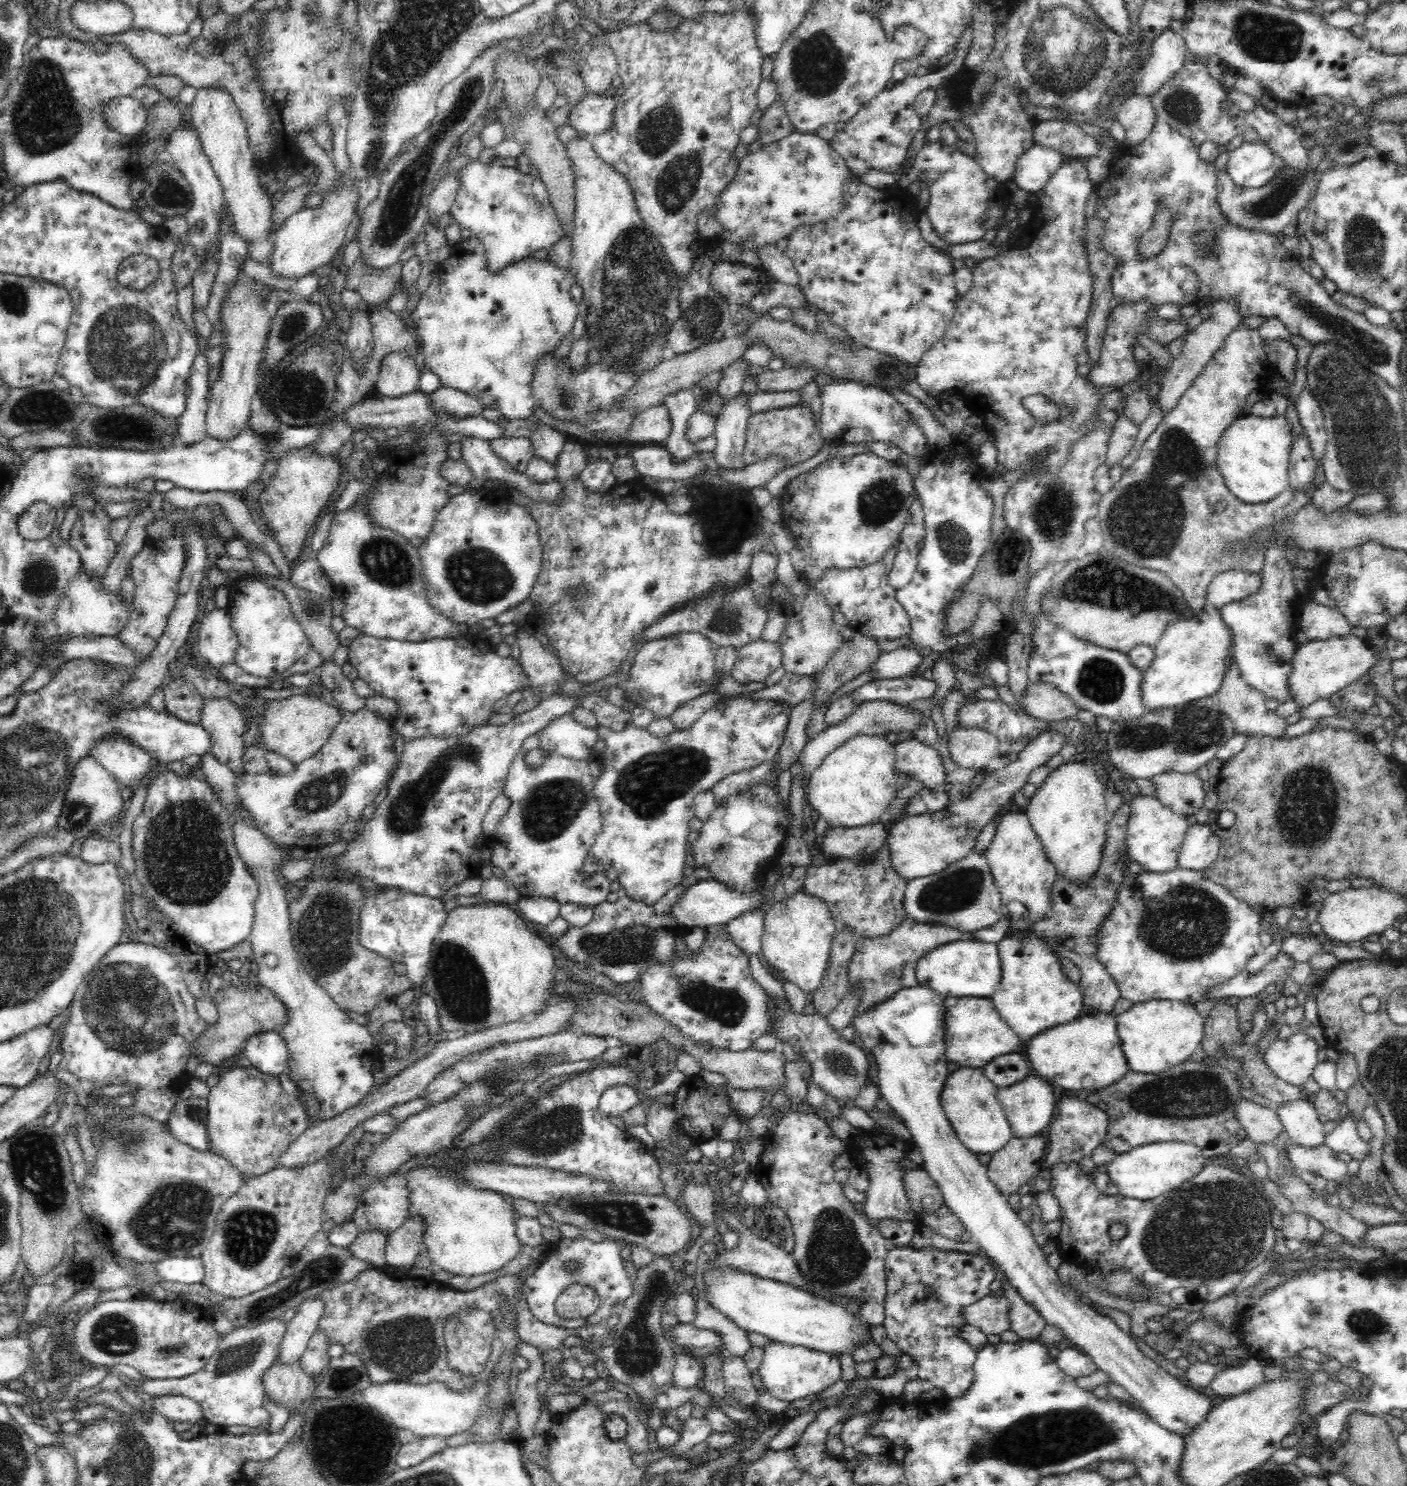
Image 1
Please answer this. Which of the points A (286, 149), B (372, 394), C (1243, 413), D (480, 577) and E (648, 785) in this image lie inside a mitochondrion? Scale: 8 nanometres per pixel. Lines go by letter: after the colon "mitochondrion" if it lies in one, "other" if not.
A: other
B: other
C: other
D: mitochondrion
E: mitochondrion

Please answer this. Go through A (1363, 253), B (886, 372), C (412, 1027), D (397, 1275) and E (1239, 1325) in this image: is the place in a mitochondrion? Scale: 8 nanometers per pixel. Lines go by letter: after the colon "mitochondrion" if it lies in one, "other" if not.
A: mitochondrion
B: mitochondrion
C: other
D: other
E: other

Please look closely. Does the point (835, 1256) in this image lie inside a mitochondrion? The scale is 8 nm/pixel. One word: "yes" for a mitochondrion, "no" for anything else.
yes

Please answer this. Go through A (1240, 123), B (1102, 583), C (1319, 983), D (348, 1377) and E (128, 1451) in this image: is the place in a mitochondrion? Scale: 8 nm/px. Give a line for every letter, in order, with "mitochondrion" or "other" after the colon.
A: other
B: mitochondrion
C: other
D: mitochondrion
E: mitochondrion

